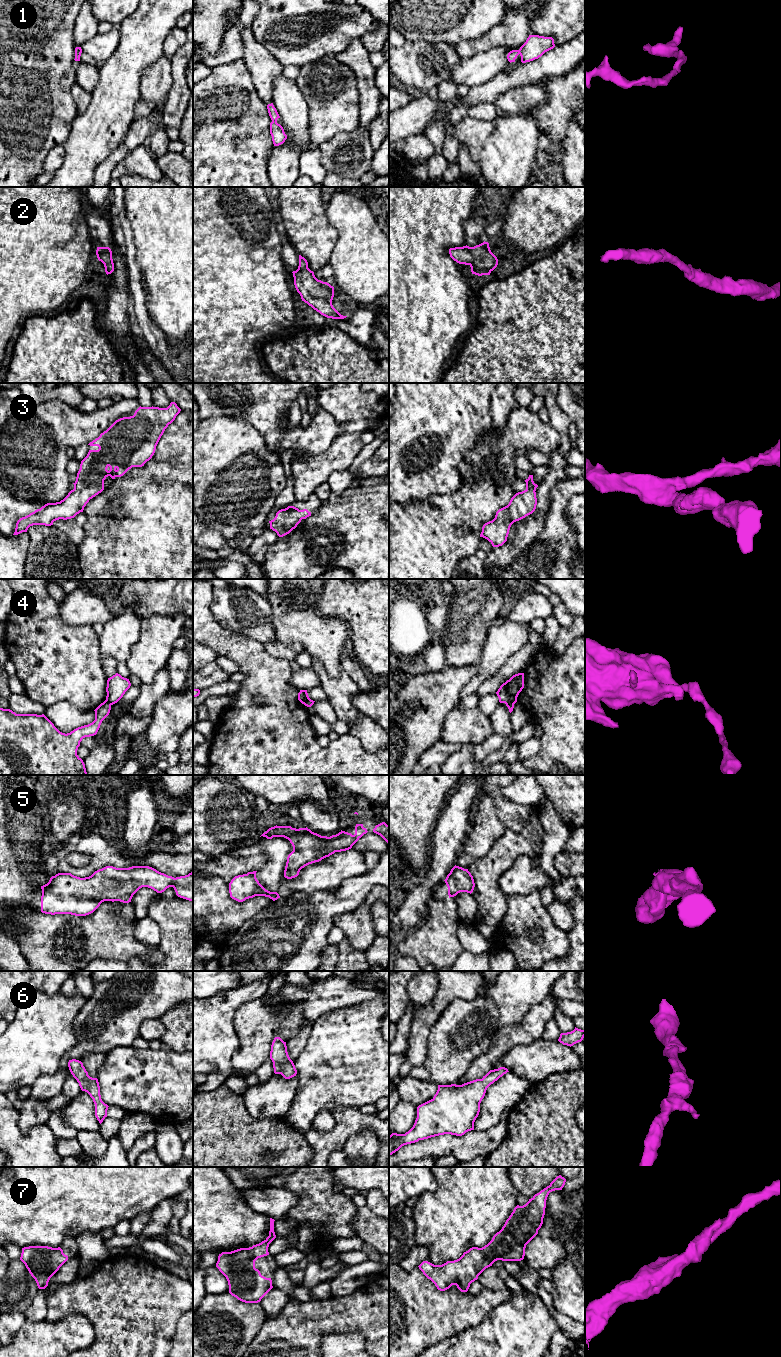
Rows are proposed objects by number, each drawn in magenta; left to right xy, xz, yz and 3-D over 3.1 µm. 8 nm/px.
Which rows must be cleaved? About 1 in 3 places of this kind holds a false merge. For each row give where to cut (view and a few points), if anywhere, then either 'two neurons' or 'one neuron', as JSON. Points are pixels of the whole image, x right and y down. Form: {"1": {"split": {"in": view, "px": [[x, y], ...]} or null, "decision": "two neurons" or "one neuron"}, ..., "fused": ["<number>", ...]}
{"1": {"split": {"in": "xz", "px": [[272, 120], [276, 122]]}, "decision": "two neurons"}, "2": {"split": null, "decision": "one neuron"}, "3": {"split": null, "decision": "one neuron"}, "4": {"split": {"in": "xz", "px": [[302, 690], [304, 703]]}, "decision": "two neurons"}, "5": {"split": null, "decision": "one neuron"}, "6": {"split": null, "decision": "one neuron"}, "7": {"split": null, "decision": "one neuron"}, "fused": ["1", "4"]}

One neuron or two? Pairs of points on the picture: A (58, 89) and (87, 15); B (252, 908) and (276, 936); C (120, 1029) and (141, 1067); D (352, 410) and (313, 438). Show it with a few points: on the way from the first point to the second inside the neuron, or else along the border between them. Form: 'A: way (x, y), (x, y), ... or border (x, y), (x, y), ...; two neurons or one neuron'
A: border (75, 20), (74, 44), (76, 46); two neurons
B: border (273, 901), (238, 928); two neurons
C: border (131, 1045), (118, 1046), (107, 1053); two neurons
D: border (327, 411), (343, 426), (343, 430), (331, 444); two neurons

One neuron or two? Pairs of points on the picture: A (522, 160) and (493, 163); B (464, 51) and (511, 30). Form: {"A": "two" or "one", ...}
{"A": "one", "B": "one"}

